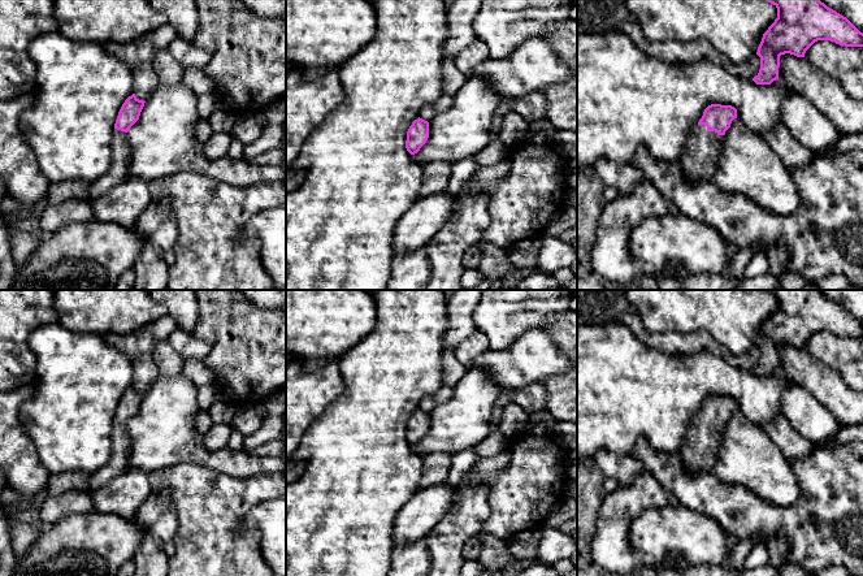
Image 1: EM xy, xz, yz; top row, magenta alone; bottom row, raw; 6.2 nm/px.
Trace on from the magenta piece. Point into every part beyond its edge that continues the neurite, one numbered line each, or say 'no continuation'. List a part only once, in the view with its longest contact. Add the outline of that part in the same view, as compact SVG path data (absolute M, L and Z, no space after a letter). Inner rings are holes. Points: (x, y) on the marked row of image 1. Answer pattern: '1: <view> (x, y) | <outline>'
1: yz (699, 161) | M695 125L688 138L681 160L684 178L688 182L711 182L717 168L720 144L724 135L708 131L706 125Z

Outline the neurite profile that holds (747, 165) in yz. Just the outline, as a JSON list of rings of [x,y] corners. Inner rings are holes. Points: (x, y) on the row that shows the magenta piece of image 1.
[[[734,118],[724,134],[714,182],[721,191],[743,194],[779,216],[794,213],[802,202],[801,186],[793,181],[782,160],[763,137],[749,130],[740,118]]]

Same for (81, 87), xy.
[[[58,31],[36,36],[29,49],[36,65],[35,101],[19,118],[19,129],[42,173],[49,183],[84,181],[92,183],[112,164],[112,138],[118,112],[134,94],[134,77],[127,64],[112,56],[104,44],[71,40]]]

